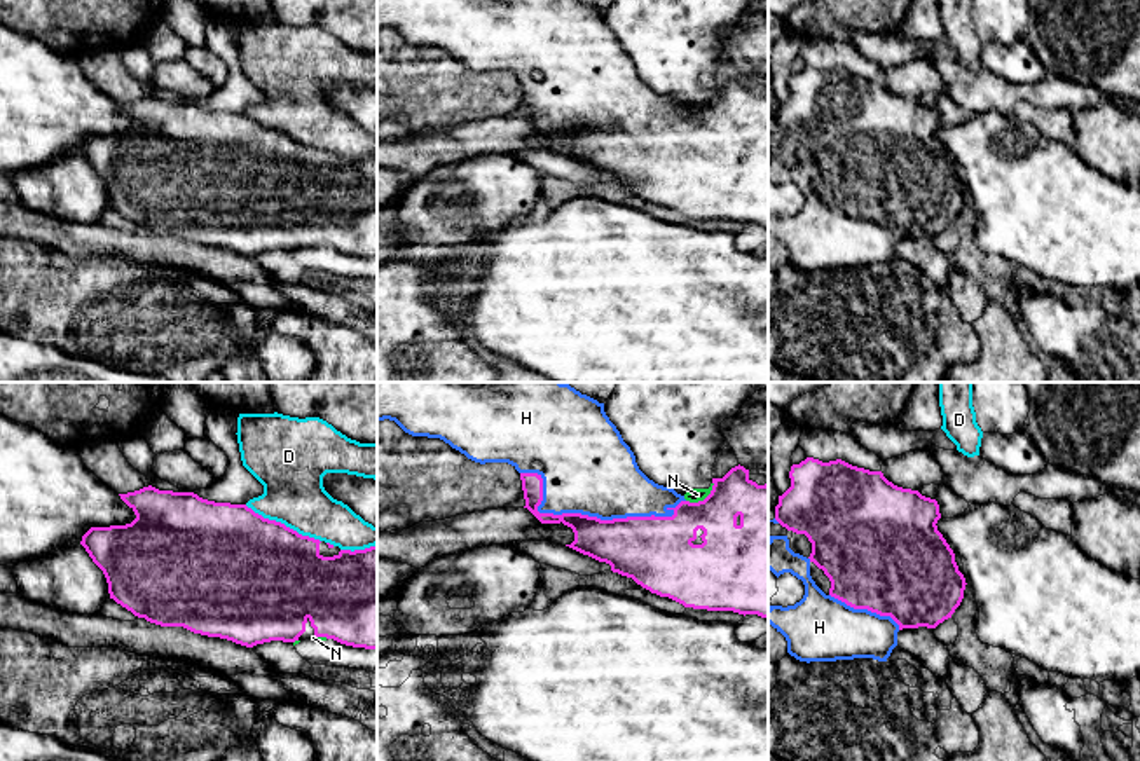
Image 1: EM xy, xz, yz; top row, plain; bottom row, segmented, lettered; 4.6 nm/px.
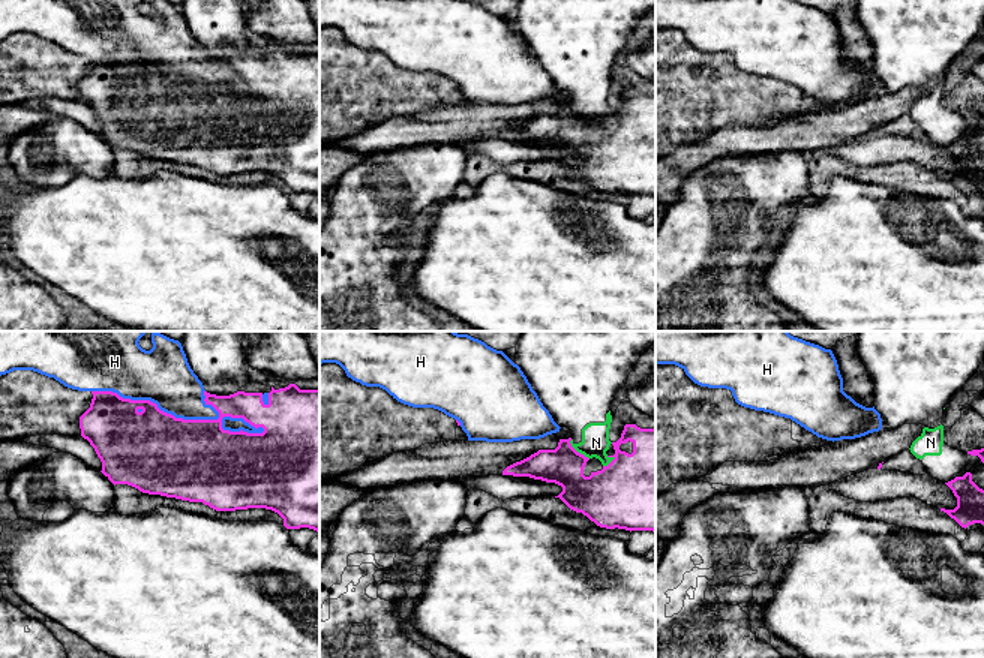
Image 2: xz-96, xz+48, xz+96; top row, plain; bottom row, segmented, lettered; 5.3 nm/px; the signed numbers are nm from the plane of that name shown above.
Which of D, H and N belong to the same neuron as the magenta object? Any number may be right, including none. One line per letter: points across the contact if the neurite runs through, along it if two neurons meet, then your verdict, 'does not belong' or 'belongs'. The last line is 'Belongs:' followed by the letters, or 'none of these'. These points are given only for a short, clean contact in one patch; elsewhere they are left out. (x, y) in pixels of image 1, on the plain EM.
D: does not belong
H: belongs
N: along xz (713, 91), (713, 98), (702, 109), (686, 110) | does not belong
Belongs: H

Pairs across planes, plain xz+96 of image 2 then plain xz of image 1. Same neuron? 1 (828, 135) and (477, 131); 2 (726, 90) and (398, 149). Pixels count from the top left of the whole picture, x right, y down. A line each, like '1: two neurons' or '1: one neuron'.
1: one neuron
2: two neurons

